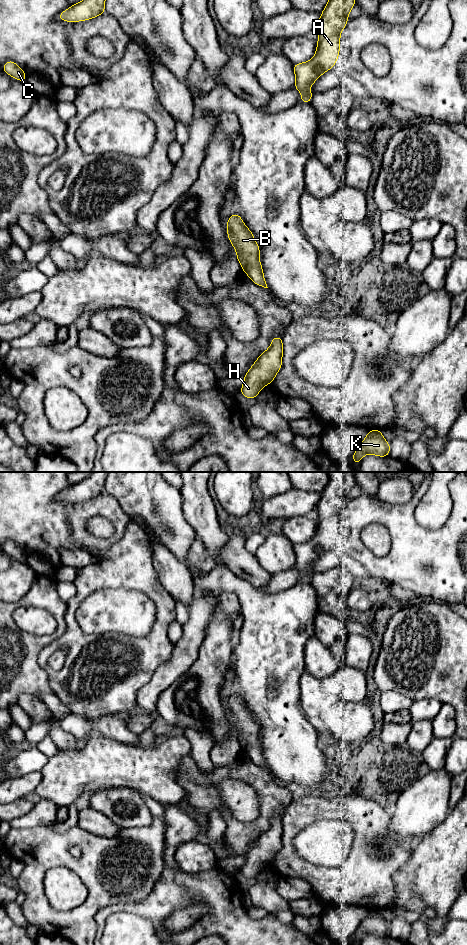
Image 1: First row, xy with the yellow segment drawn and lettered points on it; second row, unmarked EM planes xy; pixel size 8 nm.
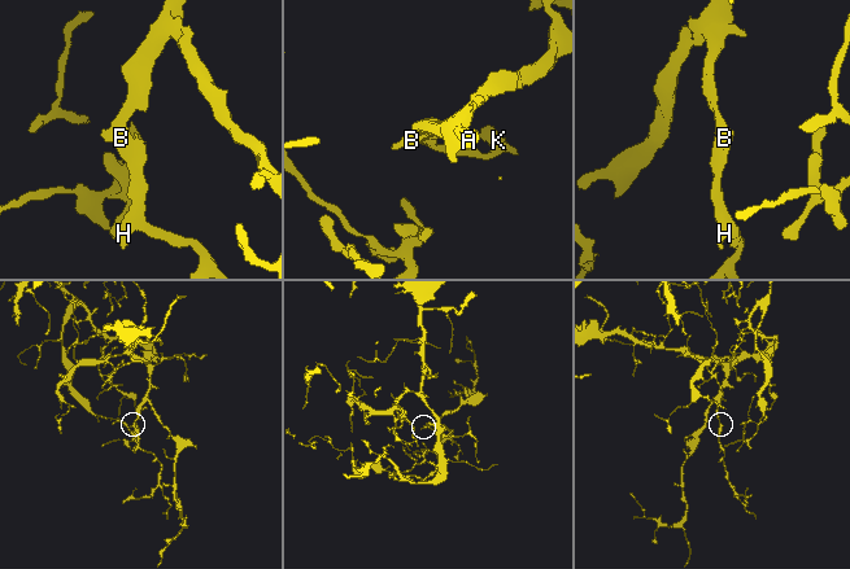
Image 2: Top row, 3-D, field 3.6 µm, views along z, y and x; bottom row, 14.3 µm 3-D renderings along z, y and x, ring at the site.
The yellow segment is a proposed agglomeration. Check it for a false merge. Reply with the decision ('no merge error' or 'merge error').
no merge error

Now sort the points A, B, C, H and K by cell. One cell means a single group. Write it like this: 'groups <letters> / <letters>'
groups A B C H K

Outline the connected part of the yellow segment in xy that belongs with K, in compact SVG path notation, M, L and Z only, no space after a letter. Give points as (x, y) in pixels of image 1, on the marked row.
M368 430L367 437L362 441L356 452L352 456L352 460L356 464L360 464L365 454L373 454L380 457L389 456L390 444L382 436L381 430Z

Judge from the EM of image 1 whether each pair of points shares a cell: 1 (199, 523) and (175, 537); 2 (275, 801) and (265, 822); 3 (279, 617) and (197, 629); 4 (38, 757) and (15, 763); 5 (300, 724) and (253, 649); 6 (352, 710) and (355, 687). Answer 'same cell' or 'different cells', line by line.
1: different cells
2: same cell
3: different cells
4: same cell
5: same cell
6: different cells

